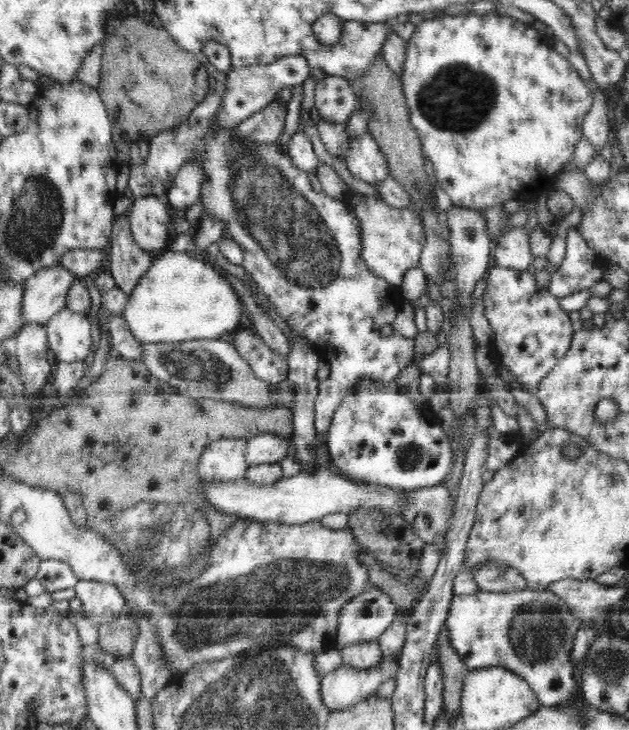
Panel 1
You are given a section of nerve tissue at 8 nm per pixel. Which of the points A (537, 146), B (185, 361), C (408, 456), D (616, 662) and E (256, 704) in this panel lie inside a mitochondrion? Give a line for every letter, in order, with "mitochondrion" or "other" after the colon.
A: other
B: mitochondrion
C: mitochondrion
D: mitochondrion
E: mitochondrion

